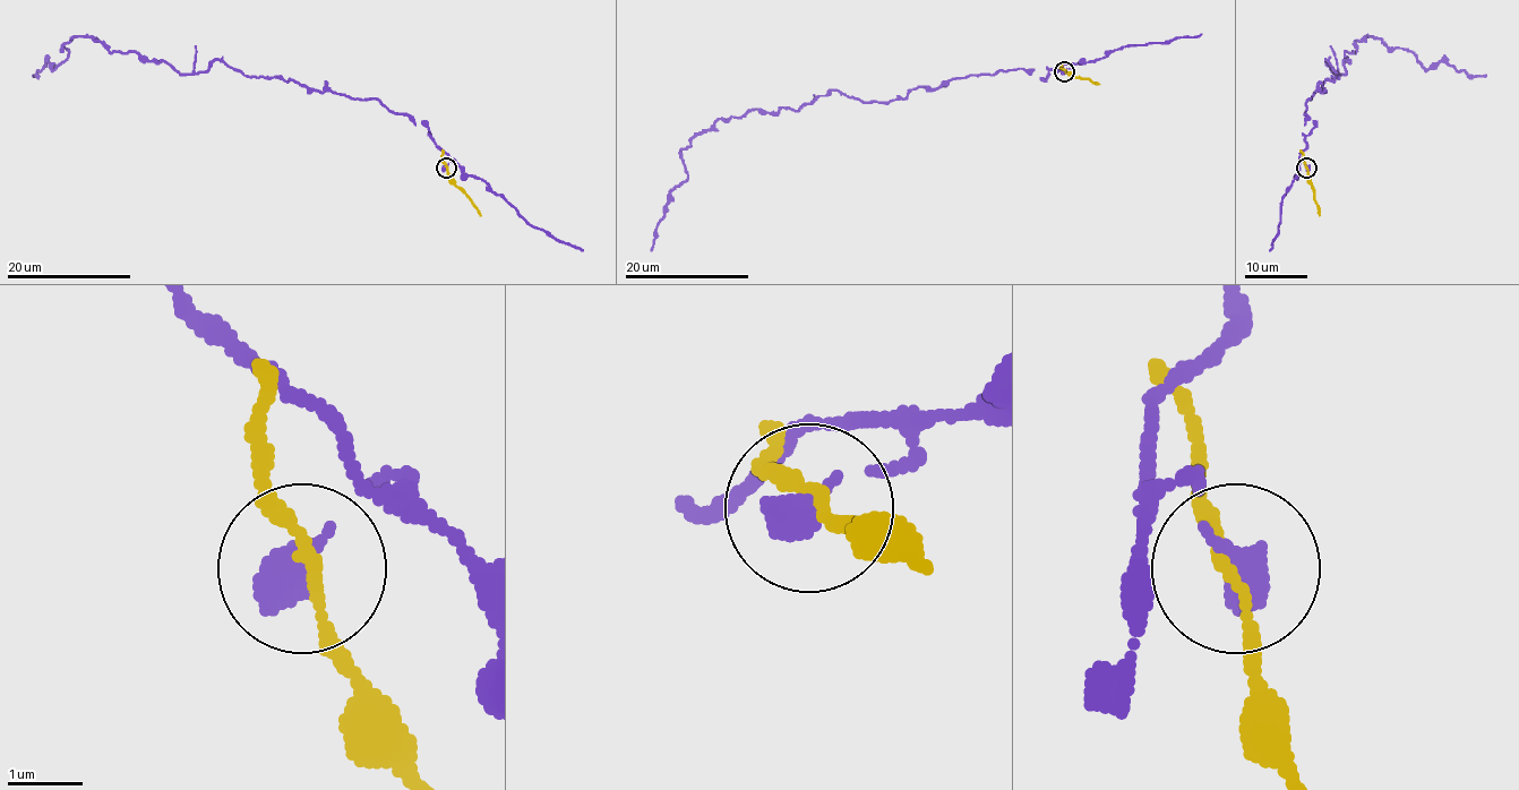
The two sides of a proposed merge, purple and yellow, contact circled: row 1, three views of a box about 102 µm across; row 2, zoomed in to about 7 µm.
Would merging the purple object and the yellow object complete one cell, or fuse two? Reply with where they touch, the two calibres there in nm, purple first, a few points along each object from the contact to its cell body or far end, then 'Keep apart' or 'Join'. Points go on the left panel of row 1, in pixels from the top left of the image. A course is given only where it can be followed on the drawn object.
Place: (446, 168). Thickness 550 nm (purple) against 140 nm. Course of purple: (445, 166), (427, 126), (375, 99), (217, 59), (180, 74), (75, 36), (68, 56), (33, 75). Course of yellow: (447, 166), (452, 181), (481, 215). Keep apart

